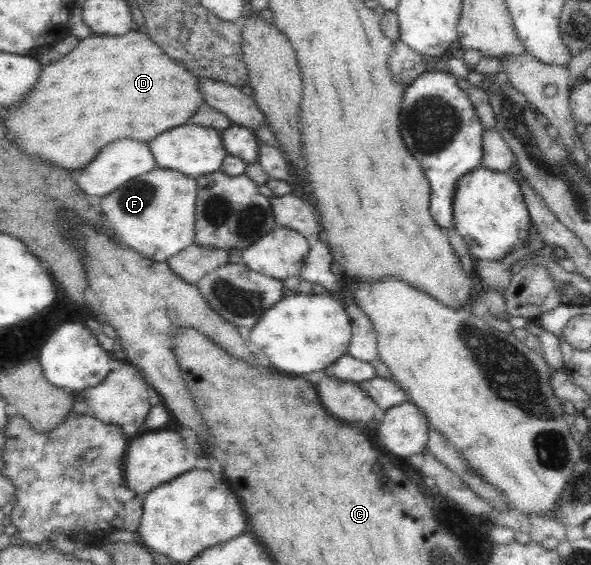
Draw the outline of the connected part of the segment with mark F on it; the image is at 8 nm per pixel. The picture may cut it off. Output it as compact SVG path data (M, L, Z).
M155 167L102 198L101 213L119 245L155 263L165 262L190 245L195 245L195 202L198 191L196 178L176 170Z

